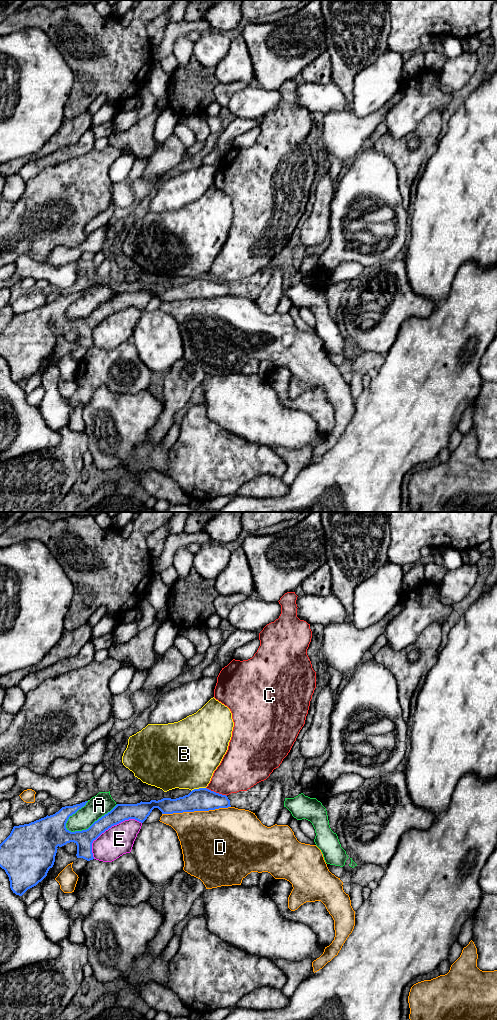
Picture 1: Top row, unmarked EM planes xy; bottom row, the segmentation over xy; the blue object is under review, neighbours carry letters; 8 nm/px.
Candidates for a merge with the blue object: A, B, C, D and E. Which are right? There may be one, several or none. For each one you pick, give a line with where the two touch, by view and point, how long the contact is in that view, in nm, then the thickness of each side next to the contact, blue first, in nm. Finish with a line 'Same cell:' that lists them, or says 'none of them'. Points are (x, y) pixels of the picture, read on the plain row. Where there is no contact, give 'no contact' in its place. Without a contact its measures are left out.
Same cell: none of them

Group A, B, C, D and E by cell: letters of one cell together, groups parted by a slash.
A / B / C / D / E

